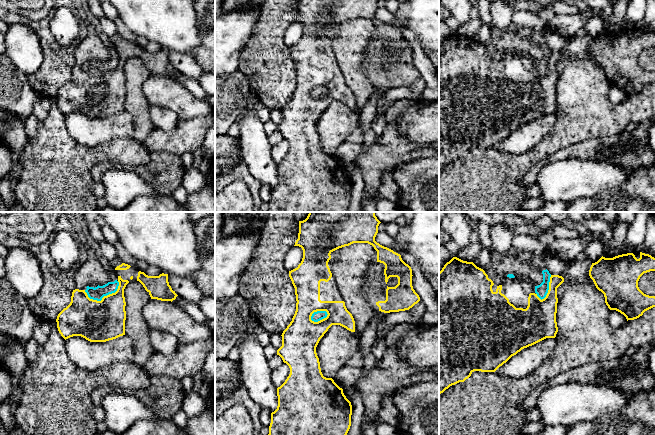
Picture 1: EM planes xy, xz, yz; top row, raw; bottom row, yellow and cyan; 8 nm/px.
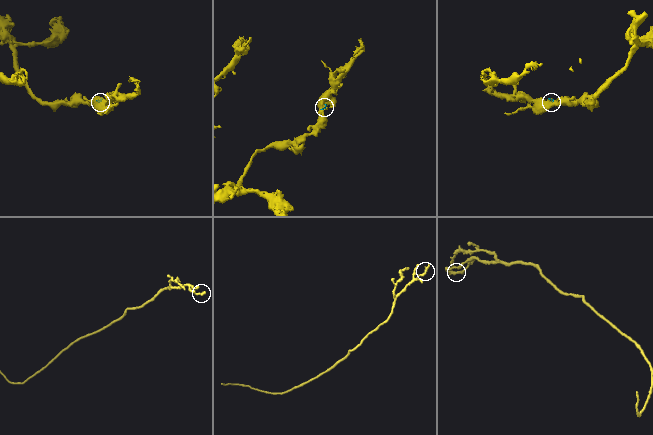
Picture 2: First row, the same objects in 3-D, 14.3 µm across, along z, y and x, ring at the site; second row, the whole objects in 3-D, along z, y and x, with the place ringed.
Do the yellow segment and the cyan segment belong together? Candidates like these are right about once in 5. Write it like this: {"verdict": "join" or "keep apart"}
{"verdict": "keep apart"}

